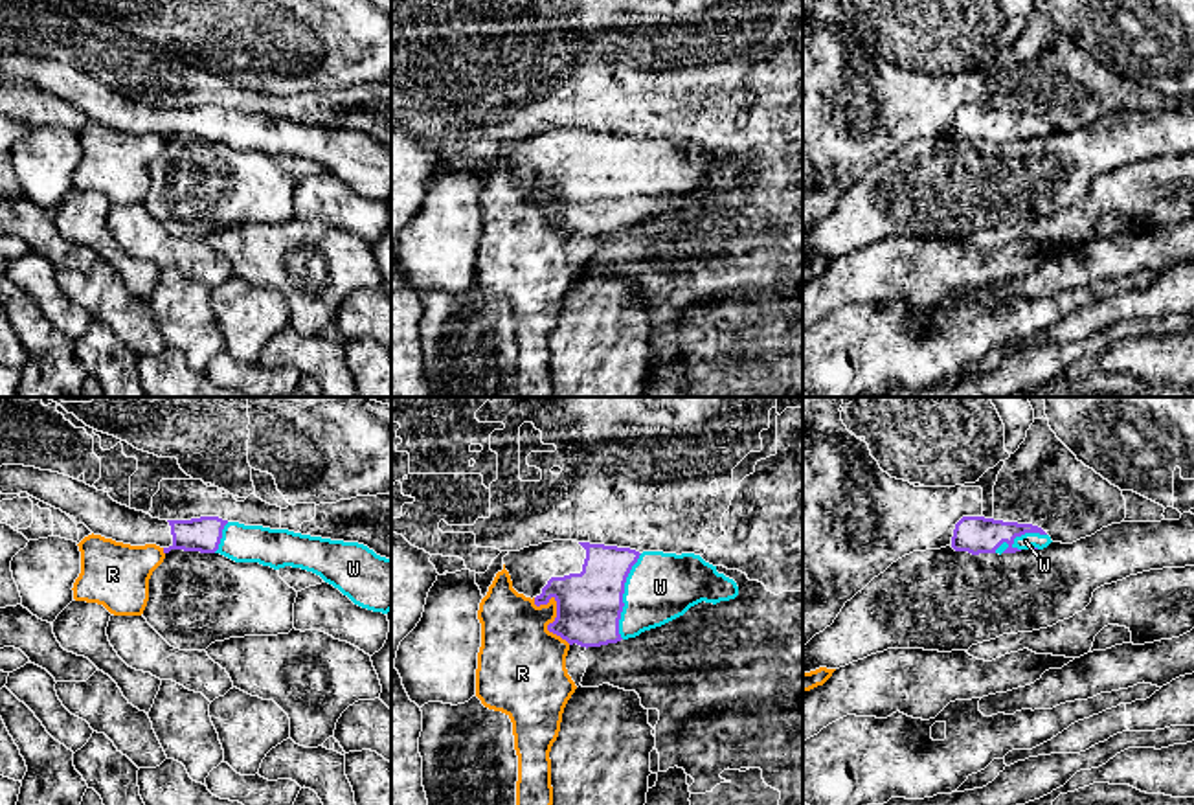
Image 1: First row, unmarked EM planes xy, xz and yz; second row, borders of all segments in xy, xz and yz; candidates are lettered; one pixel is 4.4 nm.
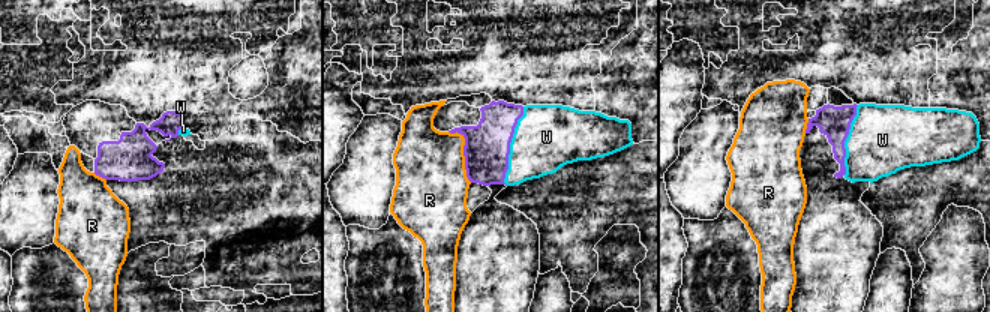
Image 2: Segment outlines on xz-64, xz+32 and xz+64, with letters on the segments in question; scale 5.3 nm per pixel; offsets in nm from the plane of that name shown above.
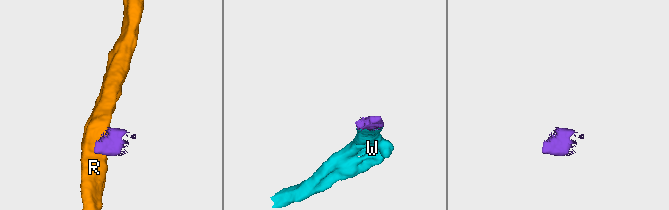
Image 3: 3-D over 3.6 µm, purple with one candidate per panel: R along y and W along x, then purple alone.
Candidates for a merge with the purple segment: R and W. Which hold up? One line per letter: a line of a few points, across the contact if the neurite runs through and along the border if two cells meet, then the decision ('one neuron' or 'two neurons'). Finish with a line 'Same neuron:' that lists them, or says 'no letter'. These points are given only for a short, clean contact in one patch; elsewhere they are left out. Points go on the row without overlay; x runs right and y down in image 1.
R: line xz (533, 186), (537, 193), (555, 190), (548, 217), (570, 232); two neurons
W: line xz (588, 193), (603, 193), (621, 184), (660, 175); one neuron
Same neuron: W

